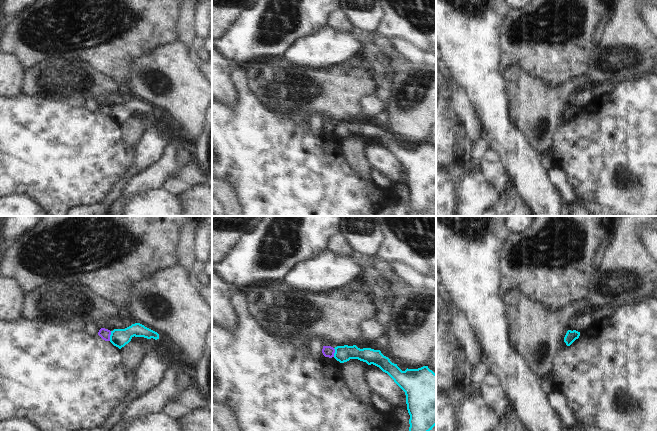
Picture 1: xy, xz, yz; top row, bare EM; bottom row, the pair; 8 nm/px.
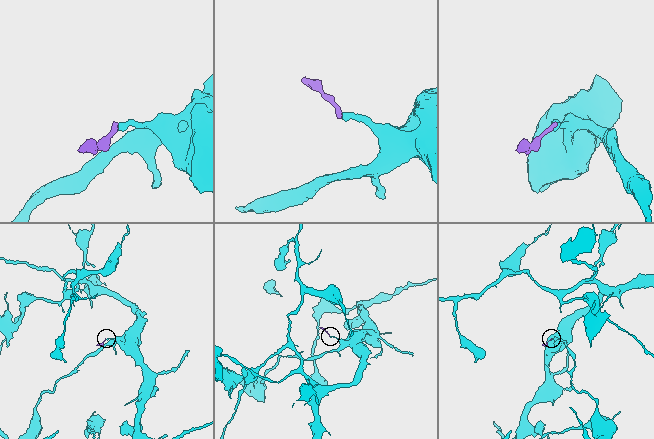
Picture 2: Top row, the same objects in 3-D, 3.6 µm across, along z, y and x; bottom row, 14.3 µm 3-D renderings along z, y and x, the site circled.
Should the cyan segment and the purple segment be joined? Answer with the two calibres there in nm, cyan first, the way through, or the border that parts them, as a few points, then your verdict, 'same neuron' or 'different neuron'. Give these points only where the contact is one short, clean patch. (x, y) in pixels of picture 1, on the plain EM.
140/80 nm | different neuron

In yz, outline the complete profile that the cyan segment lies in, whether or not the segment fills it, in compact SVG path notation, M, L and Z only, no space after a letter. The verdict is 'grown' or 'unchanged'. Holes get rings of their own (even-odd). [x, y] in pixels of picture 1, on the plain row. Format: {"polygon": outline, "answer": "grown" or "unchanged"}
{"polygon": "M568 106L565 113L564 113L564 118L566 119L567 122L570 122L576 115L578 115L580 112L580 108L576 106Z", "answer": "unchanged"}

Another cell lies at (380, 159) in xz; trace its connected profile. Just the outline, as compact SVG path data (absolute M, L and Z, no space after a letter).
M368 142L366 160L372 169L379 171L389 180L391 187L401 183L407 184L405 168L379 143Z

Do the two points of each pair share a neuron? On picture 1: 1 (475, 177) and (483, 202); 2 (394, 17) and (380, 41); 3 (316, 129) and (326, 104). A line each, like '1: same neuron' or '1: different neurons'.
1: same neuron
2: different neurons
3: different neurons

